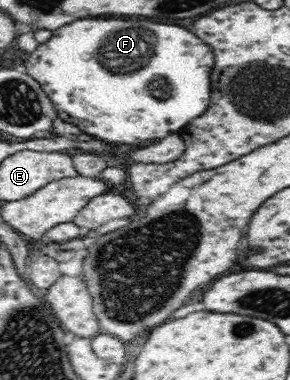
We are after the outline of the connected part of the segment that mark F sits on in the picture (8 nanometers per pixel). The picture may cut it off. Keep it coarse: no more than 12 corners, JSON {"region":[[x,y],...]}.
{"region":[[87,19],[25,57],[59,117],[107,144],[203,115],[211,46]]}

